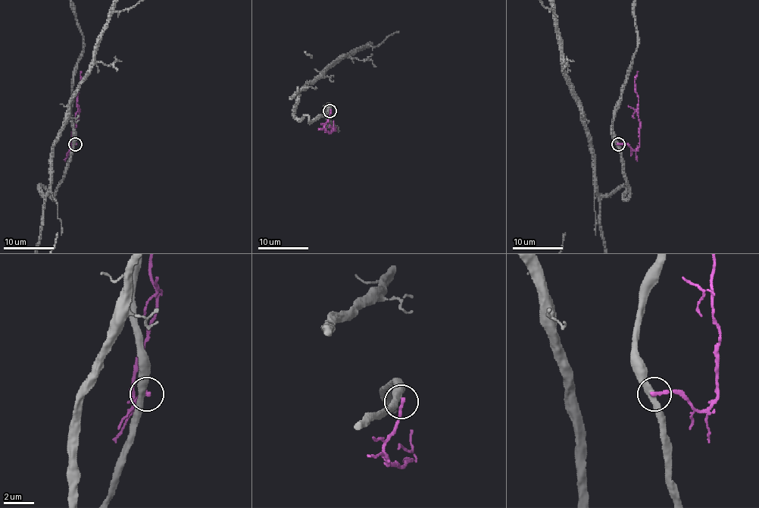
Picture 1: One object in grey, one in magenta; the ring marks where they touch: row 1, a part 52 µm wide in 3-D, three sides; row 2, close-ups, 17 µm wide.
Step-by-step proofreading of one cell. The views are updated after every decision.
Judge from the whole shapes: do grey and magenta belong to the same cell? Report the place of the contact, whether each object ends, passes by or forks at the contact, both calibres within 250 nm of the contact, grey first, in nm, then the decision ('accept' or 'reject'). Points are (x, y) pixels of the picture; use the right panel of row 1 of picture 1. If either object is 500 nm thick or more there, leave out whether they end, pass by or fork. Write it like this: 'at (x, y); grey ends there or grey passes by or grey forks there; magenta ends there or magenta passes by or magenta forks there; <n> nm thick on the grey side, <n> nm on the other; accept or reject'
at (618, 144); grey passes by; magenta ends there; 420 nm thick on the grey side, 260 nm on the other; reject

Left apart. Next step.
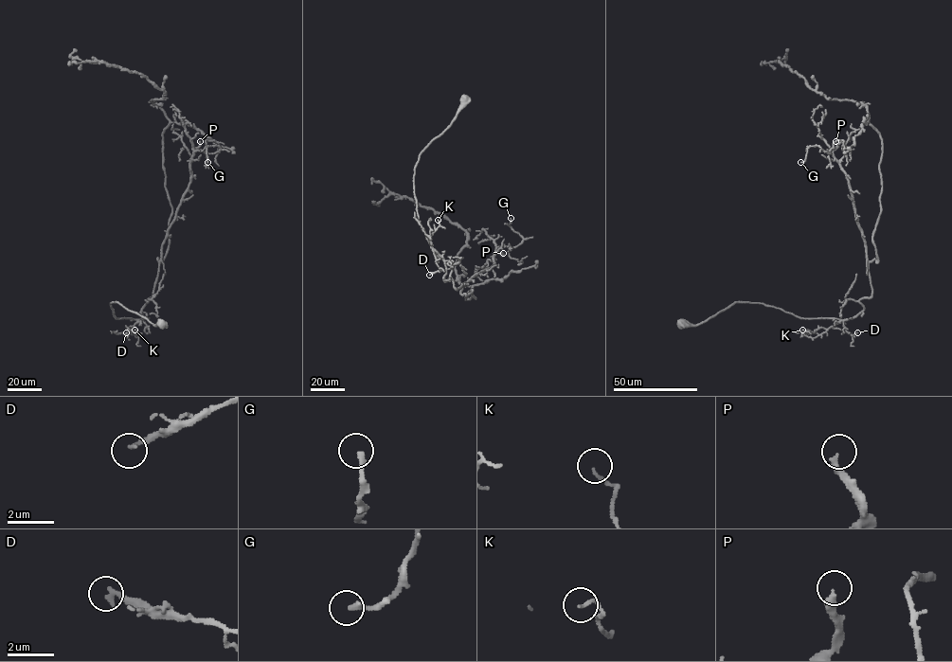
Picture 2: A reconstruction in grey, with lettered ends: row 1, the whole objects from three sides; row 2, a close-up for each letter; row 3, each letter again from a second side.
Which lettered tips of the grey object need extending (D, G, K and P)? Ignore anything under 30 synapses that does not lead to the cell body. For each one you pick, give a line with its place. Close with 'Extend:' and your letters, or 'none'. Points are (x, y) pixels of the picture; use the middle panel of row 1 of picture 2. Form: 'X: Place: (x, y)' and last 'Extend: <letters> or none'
Extend: none

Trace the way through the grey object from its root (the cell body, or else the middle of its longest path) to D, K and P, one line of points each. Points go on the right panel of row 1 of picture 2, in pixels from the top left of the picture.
D: (680, 324), (700, 324), (736, 302), (758, 302), (801, 317), (841, 319), (832, 327), (852, 335), (857, 332)
K: (680, 324), (700, 324), (736, 302), (763, 303), (801, 317), (842, 320), (827, 329), (802, 330)
P: (680, 324), (736, 302), (811, 318), (864, 310), (865, 241), (835, 141)

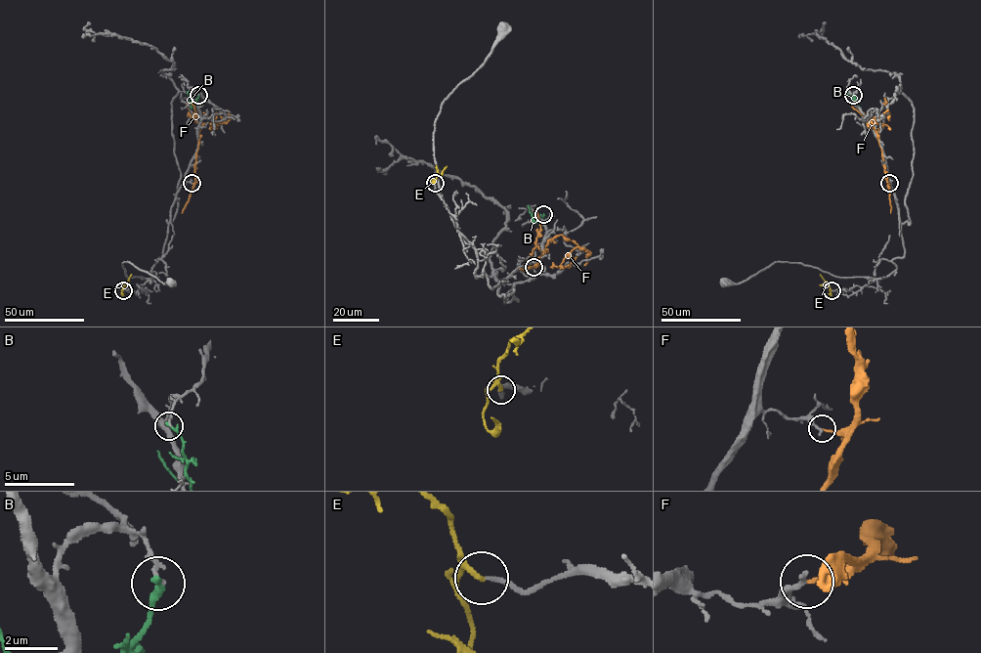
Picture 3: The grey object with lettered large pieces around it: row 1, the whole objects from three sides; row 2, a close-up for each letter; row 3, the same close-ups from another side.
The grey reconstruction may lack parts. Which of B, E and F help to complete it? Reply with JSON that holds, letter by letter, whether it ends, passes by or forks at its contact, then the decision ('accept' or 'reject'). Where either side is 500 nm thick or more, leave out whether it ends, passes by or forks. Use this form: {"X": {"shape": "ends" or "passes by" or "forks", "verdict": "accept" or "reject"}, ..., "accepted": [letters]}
{"B": {"shape": "passes by", "verdict": "reject"}, "E": {"shape": "passes by", "verdict": "accept"}, "F": {"shape": "ends", "verdict": "reject"}, "accepted": ["E"]}

